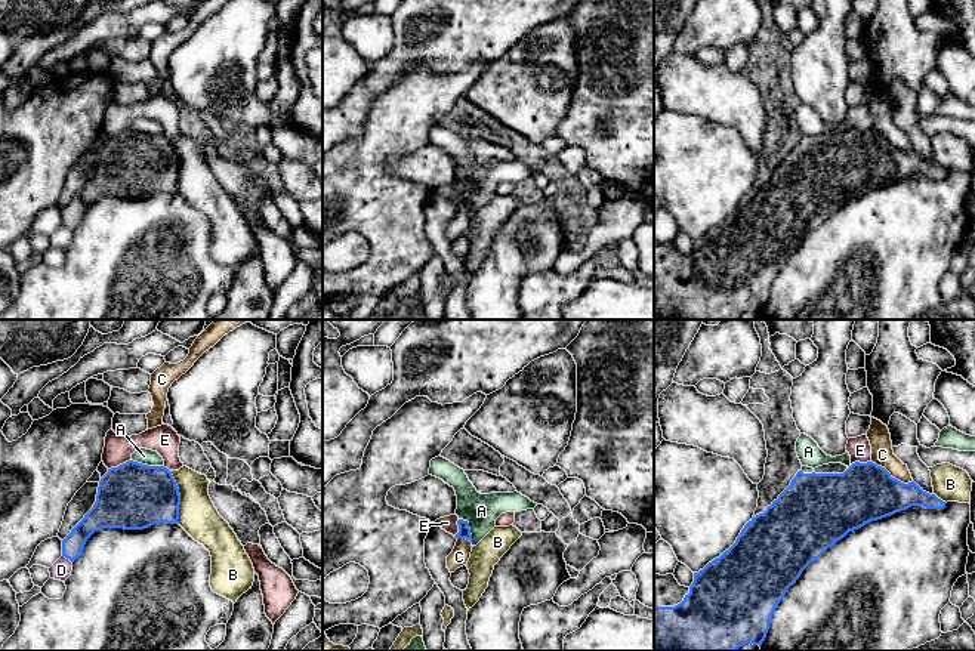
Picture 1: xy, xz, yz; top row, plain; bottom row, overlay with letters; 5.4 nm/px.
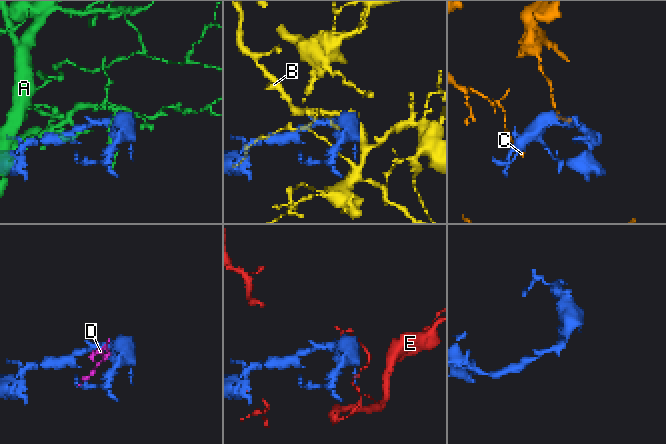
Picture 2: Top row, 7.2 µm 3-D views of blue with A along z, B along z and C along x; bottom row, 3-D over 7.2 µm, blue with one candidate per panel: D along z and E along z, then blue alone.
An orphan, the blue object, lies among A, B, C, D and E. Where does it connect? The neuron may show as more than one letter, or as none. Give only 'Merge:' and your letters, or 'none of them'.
Merge: B

